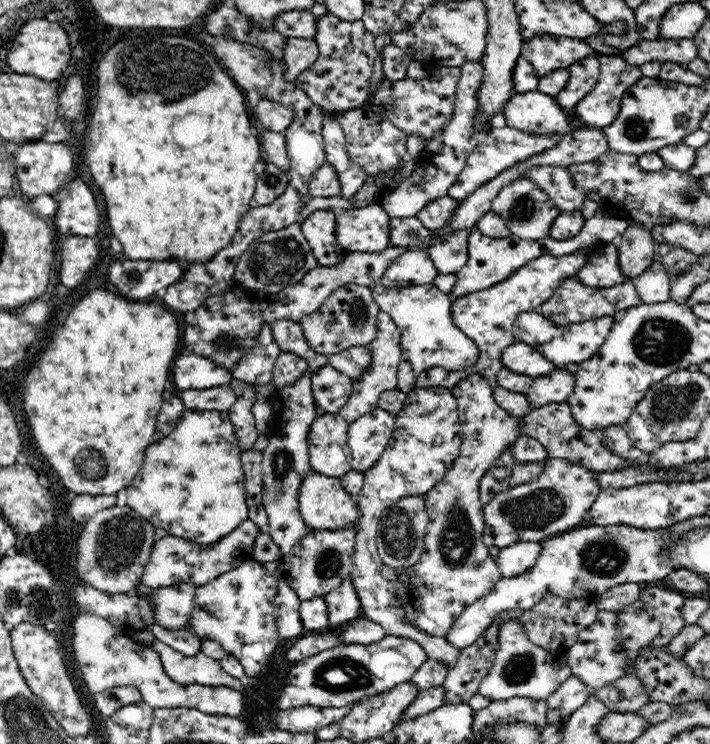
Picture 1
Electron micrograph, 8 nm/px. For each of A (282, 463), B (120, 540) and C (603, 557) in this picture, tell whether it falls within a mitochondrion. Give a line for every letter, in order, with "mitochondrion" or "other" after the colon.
A: mitochondrion
B: mitochondrion
C: mitochondrion

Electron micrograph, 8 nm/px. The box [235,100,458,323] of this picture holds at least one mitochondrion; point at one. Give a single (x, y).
(281, 259)

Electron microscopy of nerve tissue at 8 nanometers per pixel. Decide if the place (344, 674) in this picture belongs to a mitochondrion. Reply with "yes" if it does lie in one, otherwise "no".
yes

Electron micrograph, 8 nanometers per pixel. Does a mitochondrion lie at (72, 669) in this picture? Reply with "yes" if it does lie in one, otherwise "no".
no

